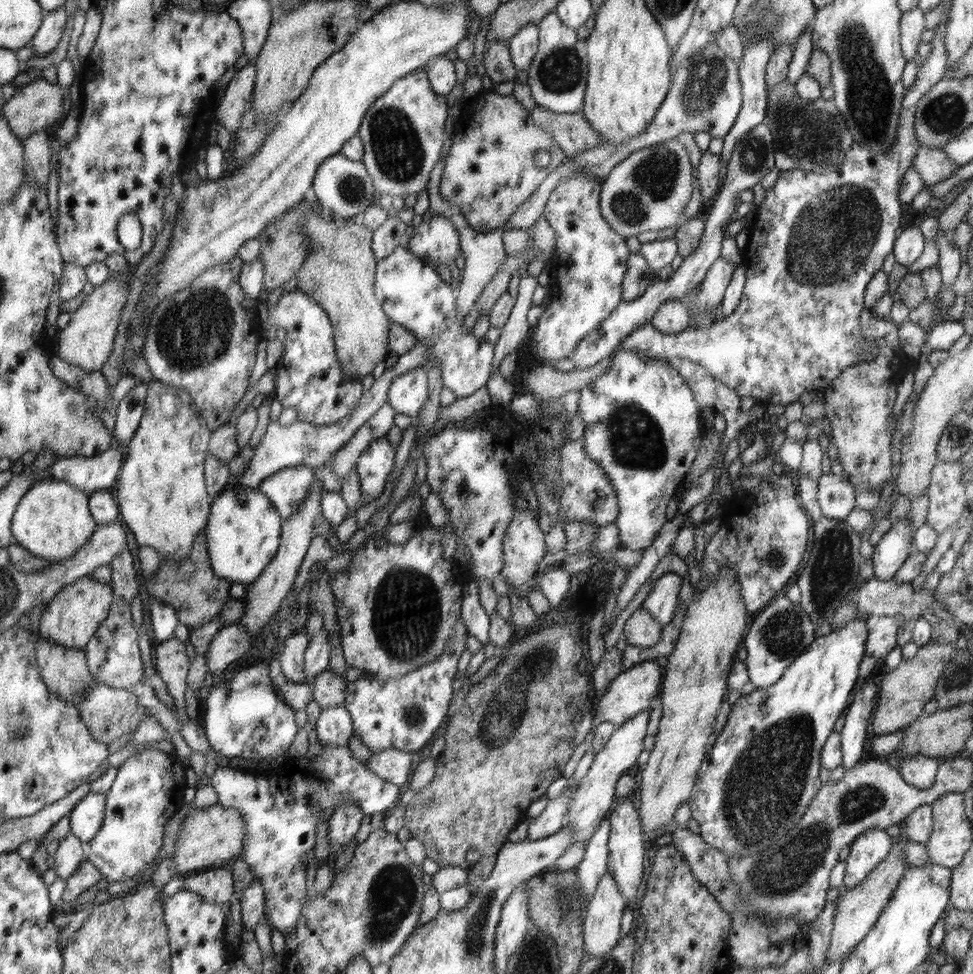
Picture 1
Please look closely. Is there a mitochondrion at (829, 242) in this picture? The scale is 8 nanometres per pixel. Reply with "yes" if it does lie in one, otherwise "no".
yes

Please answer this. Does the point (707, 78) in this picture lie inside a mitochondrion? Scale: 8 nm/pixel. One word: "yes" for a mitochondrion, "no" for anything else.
yes

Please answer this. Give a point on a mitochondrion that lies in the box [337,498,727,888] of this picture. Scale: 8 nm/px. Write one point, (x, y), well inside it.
(405, 612)

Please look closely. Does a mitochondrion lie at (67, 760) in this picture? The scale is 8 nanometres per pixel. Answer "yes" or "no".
no

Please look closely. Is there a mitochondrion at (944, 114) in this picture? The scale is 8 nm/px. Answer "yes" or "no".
yes

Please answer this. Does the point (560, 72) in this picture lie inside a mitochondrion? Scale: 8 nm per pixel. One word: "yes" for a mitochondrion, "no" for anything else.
yes

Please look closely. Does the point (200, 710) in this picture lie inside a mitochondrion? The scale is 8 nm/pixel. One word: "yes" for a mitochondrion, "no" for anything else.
no

